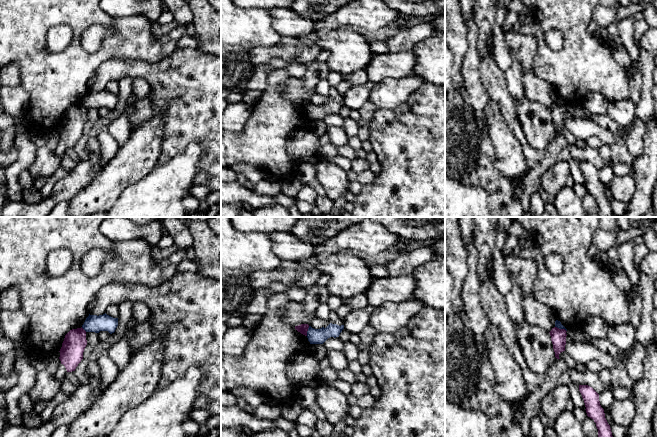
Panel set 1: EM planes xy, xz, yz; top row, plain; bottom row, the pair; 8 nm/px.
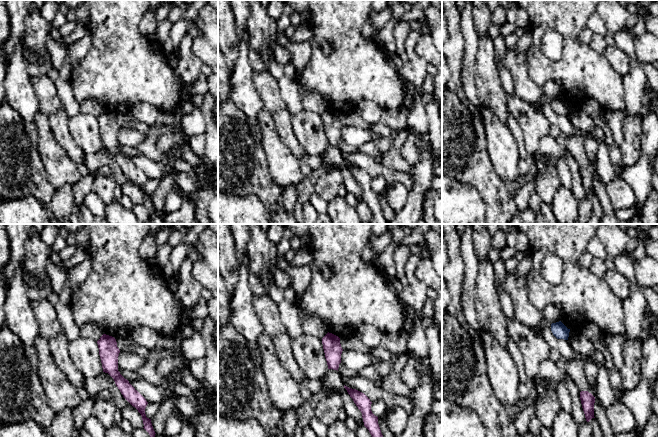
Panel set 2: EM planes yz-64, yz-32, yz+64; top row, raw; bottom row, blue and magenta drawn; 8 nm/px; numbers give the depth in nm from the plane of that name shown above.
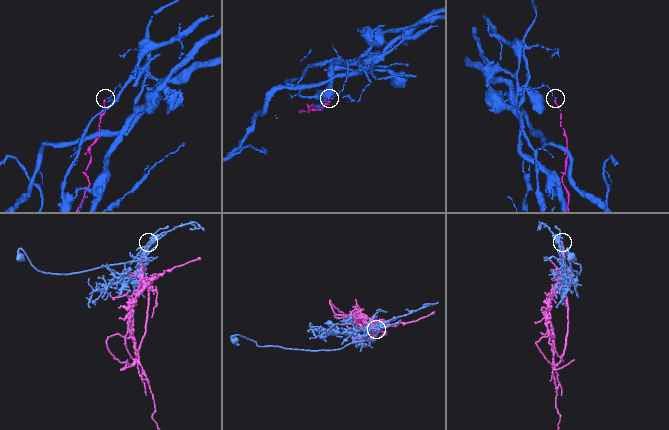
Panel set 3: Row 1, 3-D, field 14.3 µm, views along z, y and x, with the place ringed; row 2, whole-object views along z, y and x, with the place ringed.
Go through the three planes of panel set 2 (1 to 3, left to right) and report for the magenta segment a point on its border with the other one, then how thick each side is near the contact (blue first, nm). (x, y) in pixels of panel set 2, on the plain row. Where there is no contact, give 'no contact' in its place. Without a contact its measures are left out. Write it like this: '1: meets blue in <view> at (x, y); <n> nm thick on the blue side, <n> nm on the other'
1: no contact
2: no contact
3: no contact

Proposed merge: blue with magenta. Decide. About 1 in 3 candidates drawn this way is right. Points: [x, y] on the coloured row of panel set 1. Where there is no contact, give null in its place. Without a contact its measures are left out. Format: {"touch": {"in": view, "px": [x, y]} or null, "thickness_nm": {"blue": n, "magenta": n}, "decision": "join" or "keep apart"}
{"touch": {"in": "yz", "px": [561, 328]}, "thickness_nm": {"blue": 50, "magenta": 130}, "decision": "keep apart"}

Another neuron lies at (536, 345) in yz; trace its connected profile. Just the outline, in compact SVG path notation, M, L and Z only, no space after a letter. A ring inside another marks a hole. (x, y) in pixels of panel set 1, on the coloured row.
M528 322L515 324L515 328L528 368L536 374L544 374L555 359L550 333Z

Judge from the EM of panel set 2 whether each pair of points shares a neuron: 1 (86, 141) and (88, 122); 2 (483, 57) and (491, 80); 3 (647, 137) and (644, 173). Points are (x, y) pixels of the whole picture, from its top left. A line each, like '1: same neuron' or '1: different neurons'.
1: same neuron
2: same neuron
3: same neuron

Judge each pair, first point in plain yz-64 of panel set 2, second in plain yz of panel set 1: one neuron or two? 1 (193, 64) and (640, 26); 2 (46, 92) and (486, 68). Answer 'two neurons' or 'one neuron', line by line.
1: one neuron
2: one neuron

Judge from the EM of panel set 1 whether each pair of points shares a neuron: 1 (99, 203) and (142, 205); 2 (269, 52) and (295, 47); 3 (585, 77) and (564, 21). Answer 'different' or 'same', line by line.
1: different
2: same
3: same

